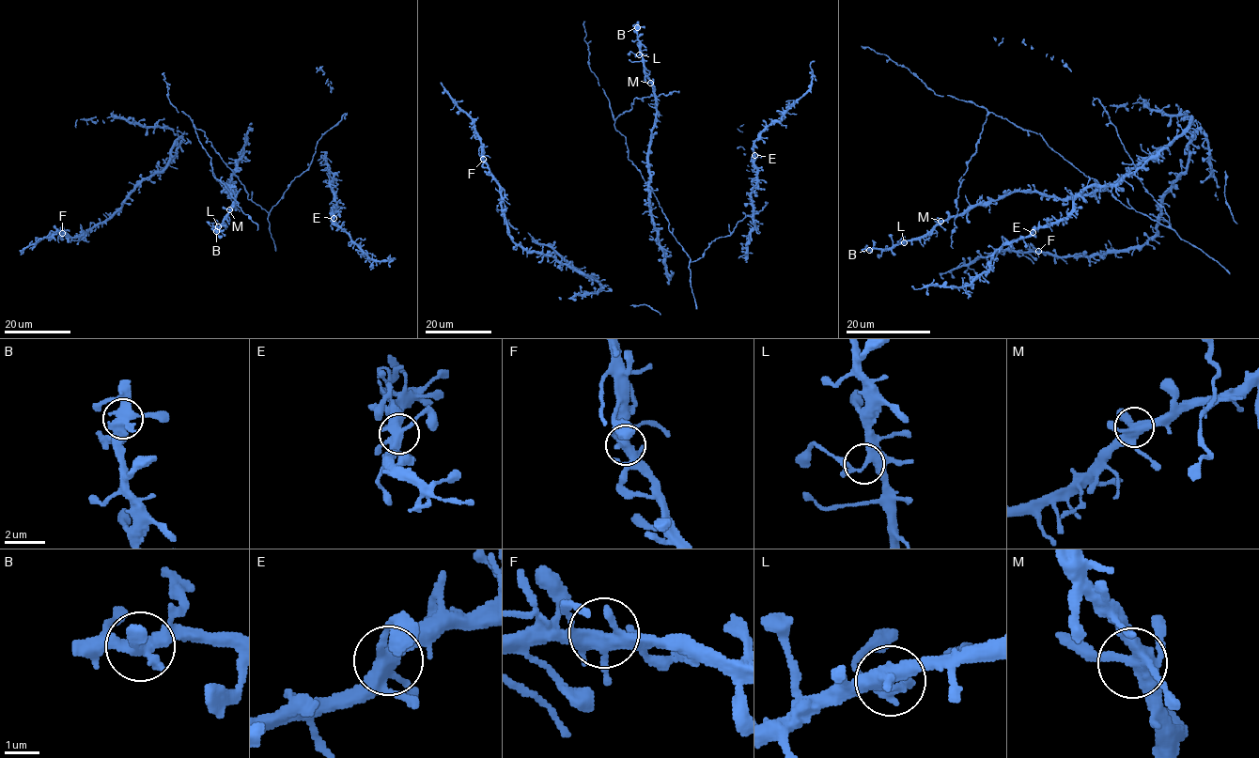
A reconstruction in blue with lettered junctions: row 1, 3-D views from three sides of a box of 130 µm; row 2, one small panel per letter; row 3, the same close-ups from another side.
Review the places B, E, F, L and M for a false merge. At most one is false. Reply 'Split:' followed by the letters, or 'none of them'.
Split: none of them

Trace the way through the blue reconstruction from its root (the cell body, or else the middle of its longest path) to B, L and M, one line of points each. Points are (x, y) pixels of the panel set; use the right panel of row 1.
B: (1173, 229), (1123, 205), (1040, 134), (990, 113), (959, 178), (960, 213), (919, 237), (869, 250)
L: (1173, 229), (1123, 205), (1055, 152), (1040, 134), (990, 113), (959, 178), (955, 208), (960, 213), (904, 242)
M: (1173, 229), (1123, 205), (1055, 152), (1040, 134), (992, 113), (959, 178), (955, 208), (960, 213), (940, 221)

